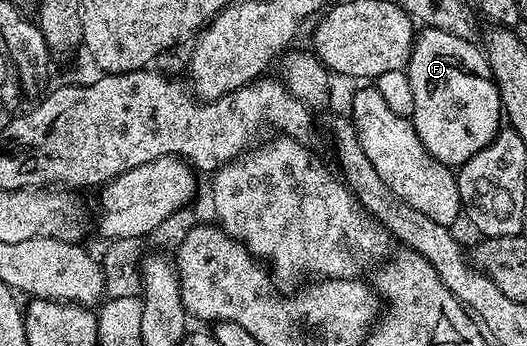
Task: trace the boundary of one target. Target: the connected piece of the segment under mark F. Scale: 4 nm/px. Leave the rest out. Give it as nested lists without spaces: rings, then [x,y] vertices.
[[[424,28],[423,31],[415,37],[412,45],[412,56],[408,59],[406,71],[410,78],[410,90],[414,90],[414,114],[410,118],[412,125],[416,127],[418,138],[422,142],[422,146],[426,146],[426,150],[430,150],[430,154],[434,158],[438,158],[438,162],[449,166],[459,166],[465,164],[470,158],[474,158],[474,154],[478,150],[482,150],[482,146],[489,144],[496,133],[502,127],[502,109],[500,107],[500,92],[496,89],[496,82],[492,79],[492,71],[488,69],[488,59],[484,57],[483,51],[473,41],[463,40],[454,34],[446,34],[446,30],[438,30],[437,28]]]

